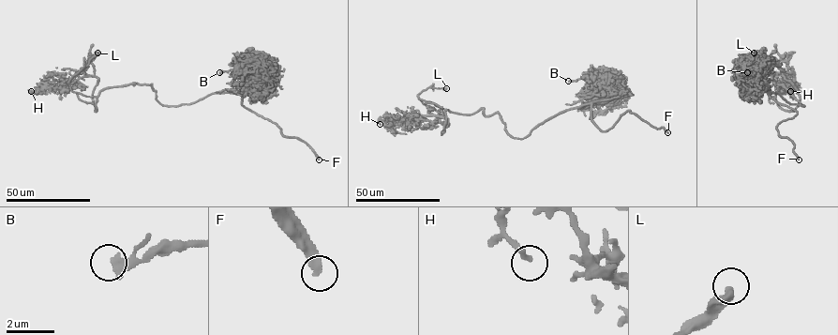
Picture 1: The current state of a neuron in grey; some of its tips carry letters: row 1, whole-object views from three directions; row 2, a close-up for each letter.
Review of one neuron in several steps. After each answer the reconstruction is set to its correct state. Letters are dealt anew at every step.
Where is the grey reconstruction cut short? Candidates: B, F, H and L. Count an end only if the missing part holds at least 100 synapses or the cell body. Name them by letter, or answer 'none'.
F

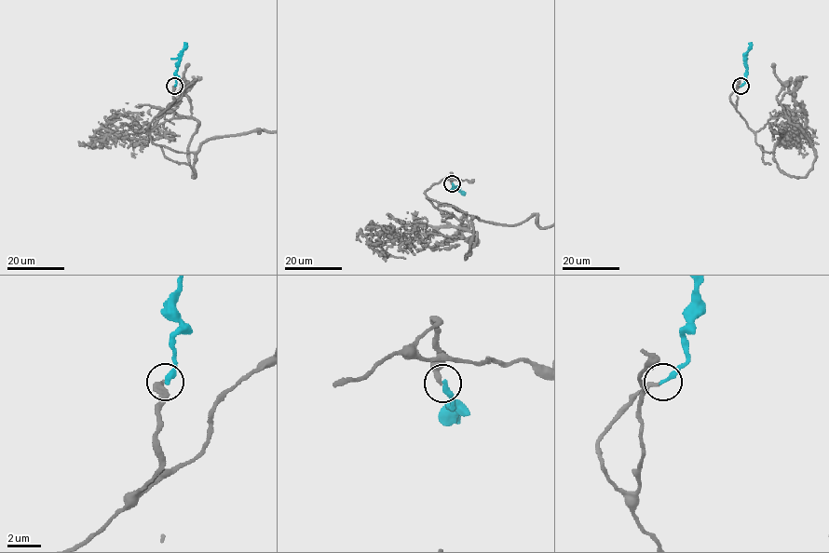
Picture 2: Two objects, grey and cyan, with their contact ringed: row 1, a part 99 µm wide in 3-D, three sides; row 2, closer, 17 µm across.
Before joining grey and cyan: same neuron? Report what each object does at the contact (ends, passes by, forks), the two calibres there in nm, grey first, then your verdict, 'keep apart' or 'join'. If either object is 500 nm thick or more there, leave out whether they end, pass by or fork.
grey ends; cyan ends; calibres 240 and 280 nm; join

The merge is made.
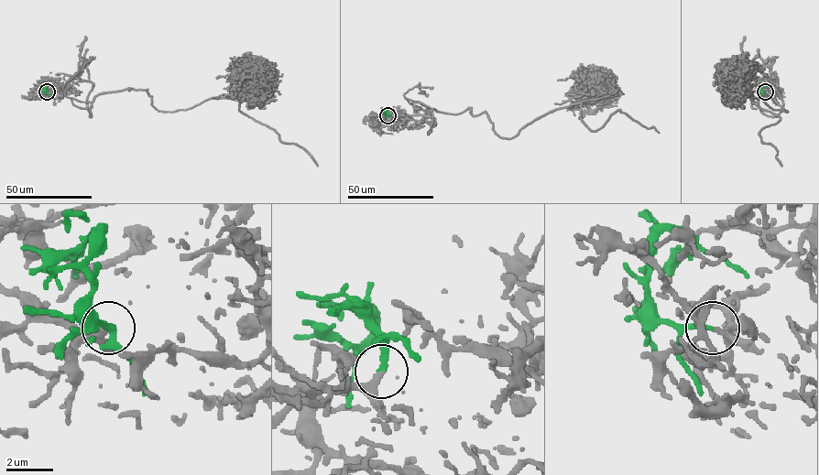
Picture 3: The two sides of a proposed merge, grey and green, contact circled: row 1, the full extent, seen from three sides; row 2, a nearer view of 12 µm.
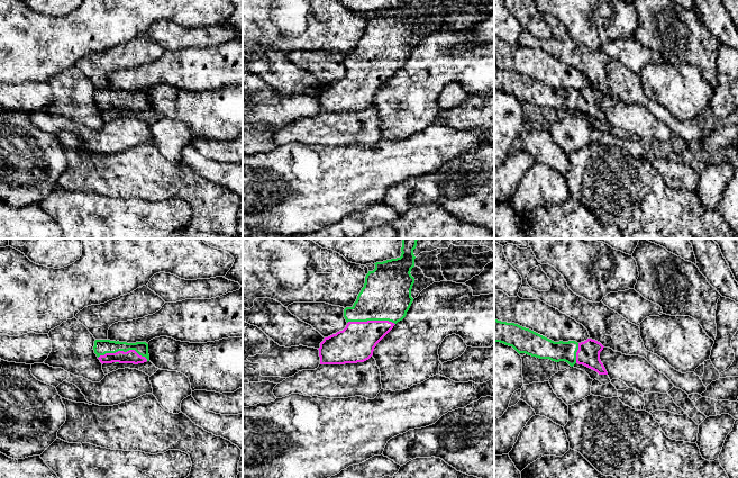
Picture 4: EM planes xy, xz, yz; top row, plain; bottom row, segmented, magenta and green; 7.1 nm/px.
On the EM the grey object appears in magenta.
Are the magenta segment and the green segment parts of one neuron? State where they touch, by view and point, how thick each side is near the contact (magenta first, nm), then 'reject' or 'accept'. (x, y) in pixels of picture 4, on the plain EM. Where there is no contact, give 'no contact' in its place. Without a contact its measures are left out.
contact xy (122, 99); calibres 100 and 110 nm; accept

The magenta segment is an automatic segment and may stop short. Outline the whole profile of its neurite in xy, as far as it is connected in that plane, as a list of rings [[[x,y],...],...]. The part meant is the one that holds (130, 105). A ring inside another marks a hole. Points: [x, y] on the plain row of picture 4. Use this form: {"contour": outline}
{"contour": [[[95,88],[93,94],[100,110],[103,111],[144,111],[149,109],[146,90],[127,91],[110,88]]]}

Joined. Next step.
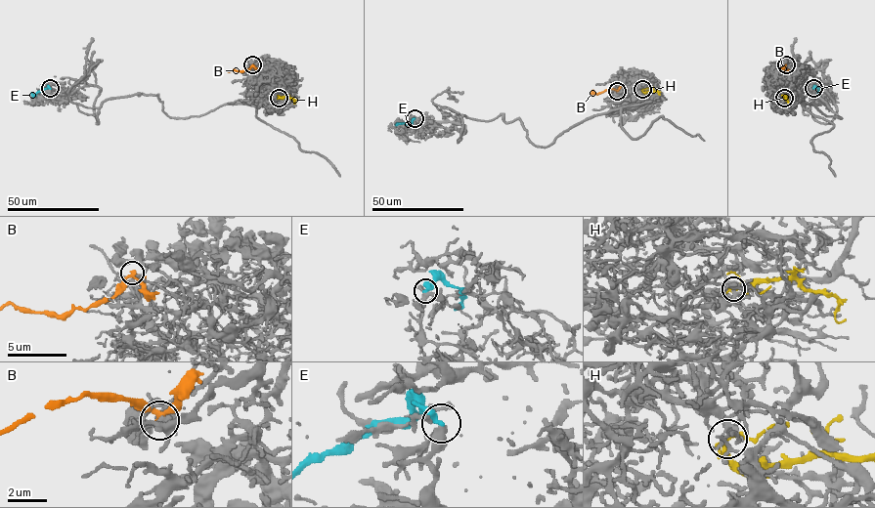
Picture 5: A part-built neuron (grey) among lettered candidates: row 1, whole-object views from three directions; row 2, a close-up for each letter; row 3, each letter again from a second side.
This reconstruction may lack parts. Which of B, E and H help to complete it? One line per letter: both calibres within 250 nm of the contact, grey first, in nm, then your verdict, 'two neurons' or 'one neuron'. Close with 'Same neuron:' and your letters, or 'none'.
B: calibres 200 and 280 nm; two neurons
E: calibres 320 and 440 nm; two neurons
H: calibres 220 and 240 nm; one neuron
Same neuron: H

